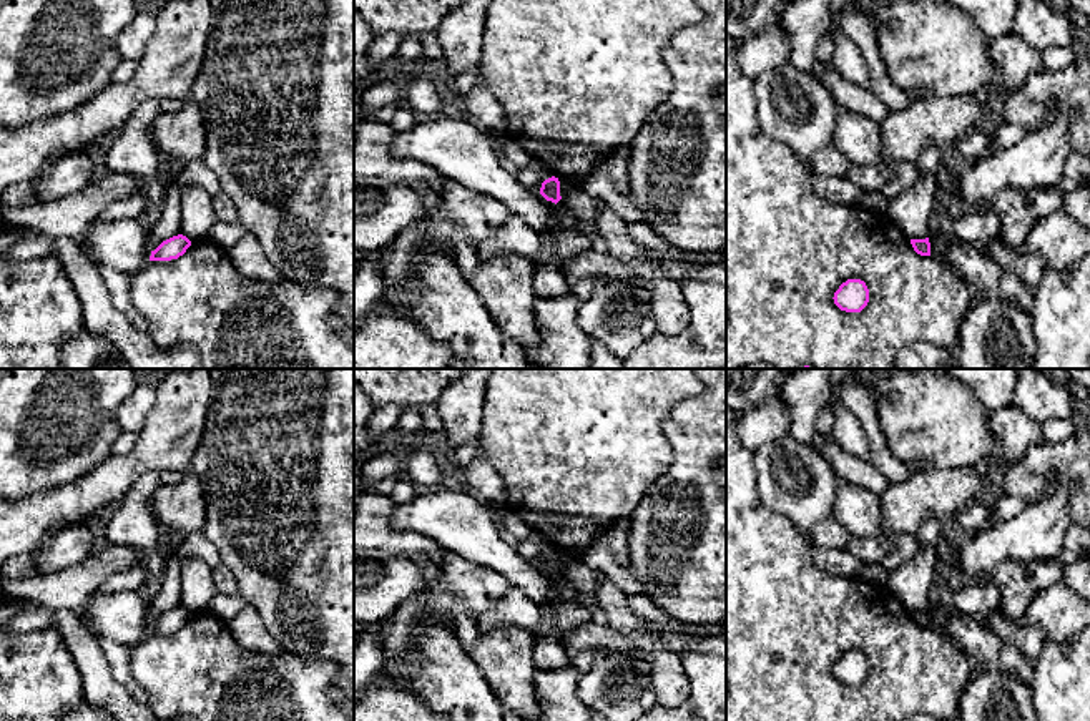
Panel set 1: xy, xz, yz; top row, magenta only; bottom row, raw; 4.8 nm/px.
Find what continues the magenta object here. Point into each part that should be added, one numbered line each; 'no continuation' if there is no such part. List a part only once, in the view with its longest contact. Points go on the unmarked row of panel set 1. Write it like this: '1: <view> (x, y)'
no continuation

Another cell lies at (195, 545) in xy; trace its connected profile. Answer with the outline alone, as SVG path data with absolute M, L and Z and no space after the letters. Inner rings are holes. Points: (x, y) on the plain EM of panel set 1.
M201 530L191 532L184 537L179 548L179 558L181 562L188 558L199 558L211 568L223 563L218 548L203 535Z

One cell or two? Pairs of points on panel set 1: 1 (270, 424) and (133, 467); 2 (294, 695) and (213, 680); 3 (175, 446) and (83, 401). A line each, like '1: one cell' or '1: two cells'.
1: two cells
2: one cell
3: two cells

